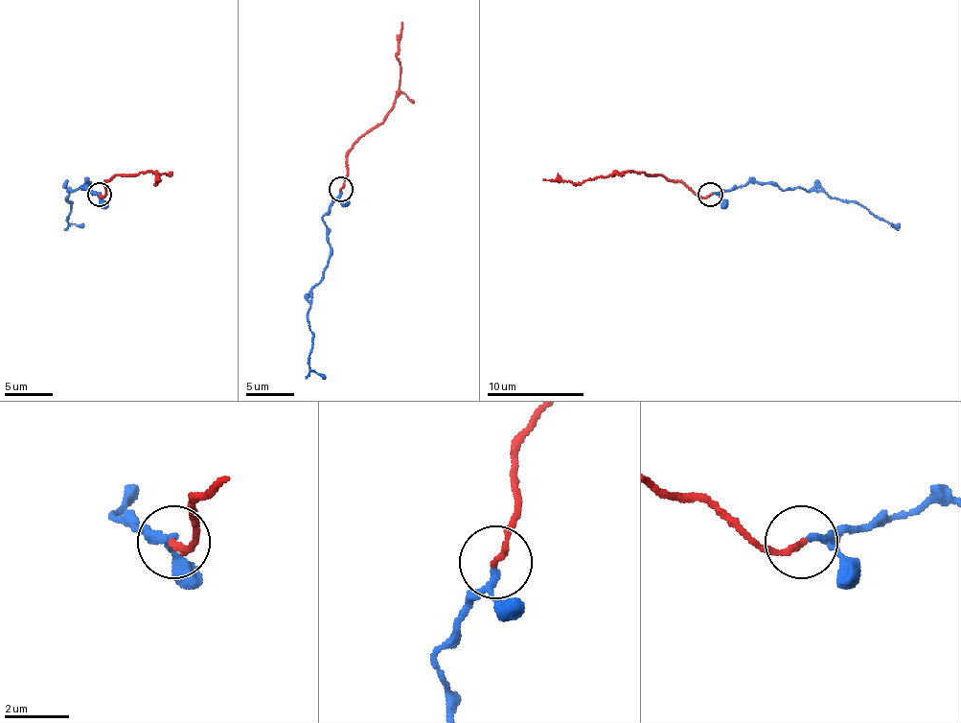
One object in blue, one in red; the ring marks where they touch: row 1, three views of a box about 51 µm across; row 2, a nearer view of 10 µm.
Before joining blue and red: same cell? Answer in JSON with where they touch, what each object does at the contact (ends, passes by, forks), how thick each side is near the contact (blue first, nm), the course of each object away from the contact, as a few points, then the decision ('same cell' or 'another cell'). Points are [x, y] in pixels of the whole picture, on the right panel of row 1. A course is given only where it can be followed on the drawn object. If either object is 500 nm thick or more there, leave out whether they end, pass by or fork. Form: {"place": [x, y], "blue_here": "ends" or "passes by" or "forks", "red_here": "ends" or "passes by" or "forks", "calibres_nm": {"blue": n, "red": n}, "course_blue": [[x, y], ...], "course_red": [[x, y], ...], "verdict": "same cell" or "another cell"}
{"place": [710, 195], "blue_here": "passes by", "red_here": "ends", "calibres_nm": {"blue": 170, "red": 200}, "course_blue": [[711, 194], [749, 182], [774, 182], [781, 189], [798, 187], [861, 203], [887, 221], [900, 223]], "course_red": [[711, 194], [698, 197], [662, 174], [629, 172], [556, 182], [543, 179]], "verdict": "same cell"}

